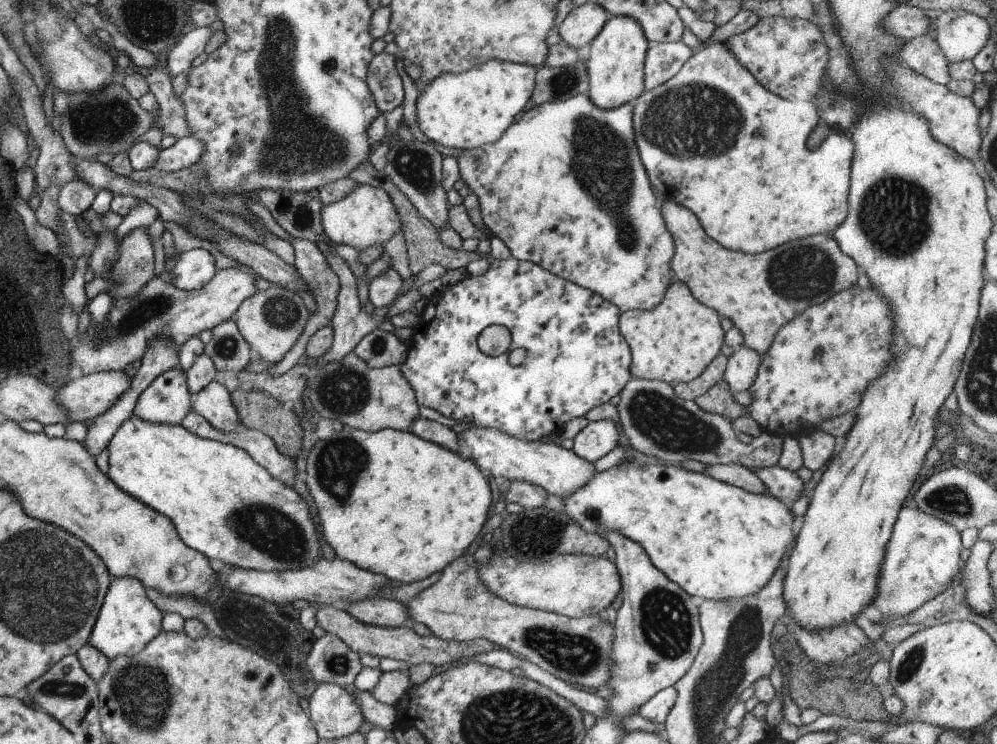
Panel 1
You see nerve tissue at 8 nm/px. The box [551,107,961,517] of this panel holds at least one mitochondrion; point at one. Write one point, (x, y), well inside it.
(600, 159)

